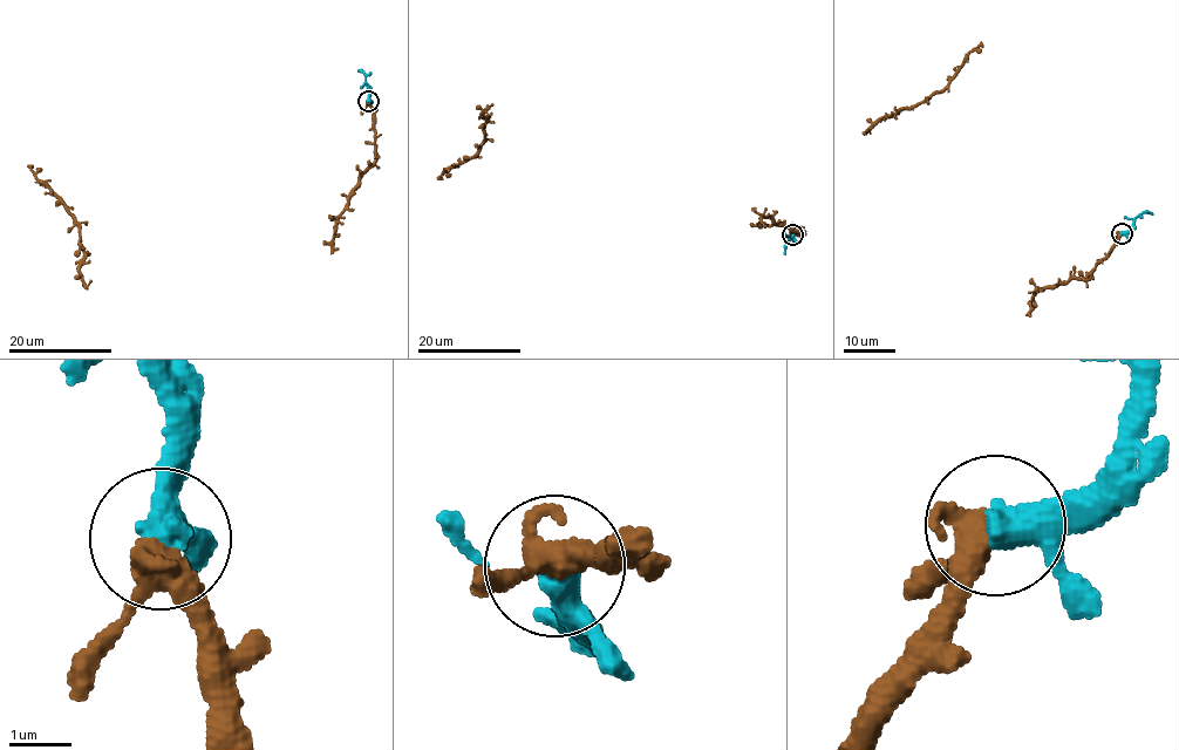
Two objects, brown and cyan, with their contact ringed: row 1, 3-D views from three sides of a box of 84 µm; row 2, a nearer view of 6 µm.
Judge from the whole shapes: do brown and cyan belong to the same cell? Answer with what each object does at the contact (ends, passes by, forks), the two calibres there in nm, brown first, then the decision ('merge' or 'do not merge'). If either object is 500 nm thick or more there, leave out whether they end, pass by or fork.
brown forks | cyan passes by | 320/400 nm | merge

